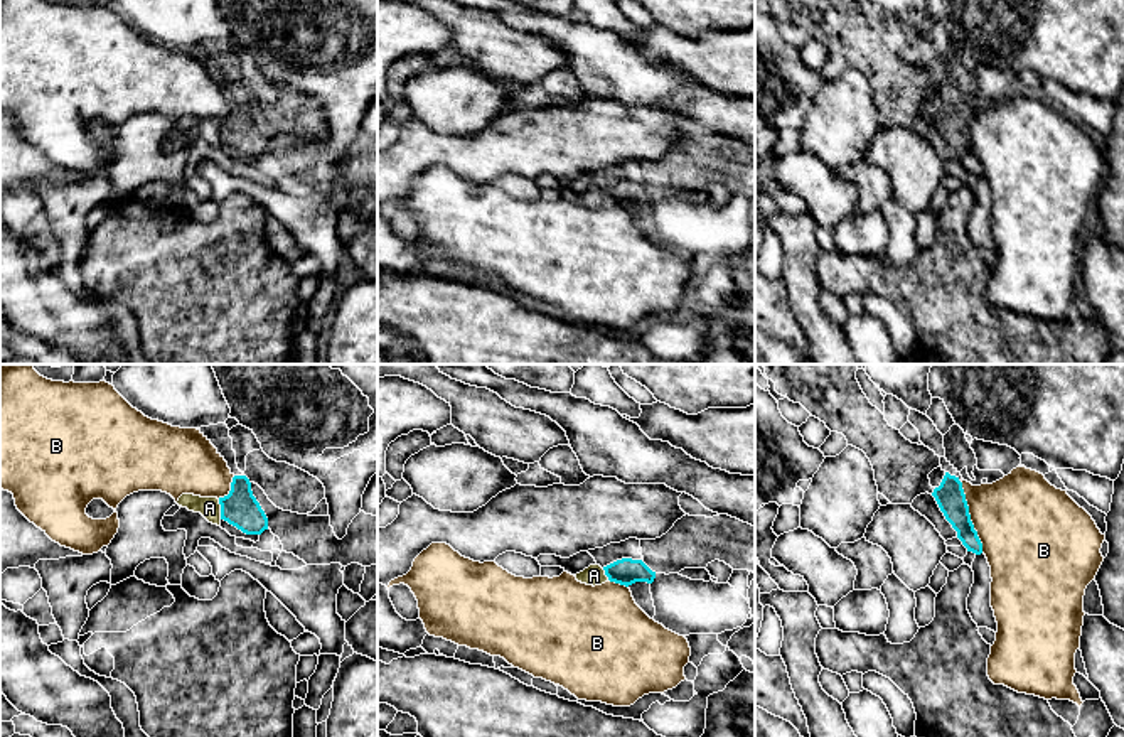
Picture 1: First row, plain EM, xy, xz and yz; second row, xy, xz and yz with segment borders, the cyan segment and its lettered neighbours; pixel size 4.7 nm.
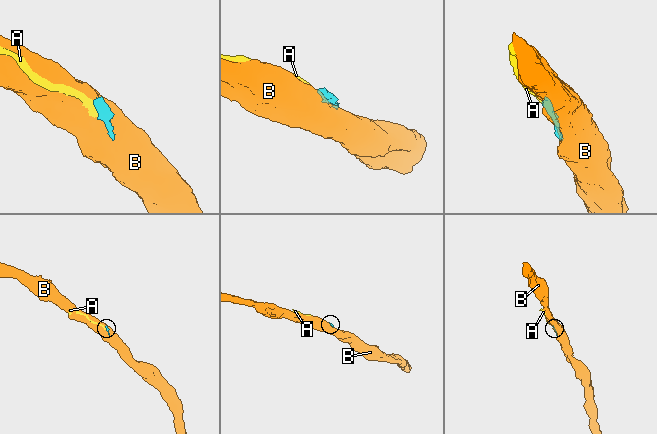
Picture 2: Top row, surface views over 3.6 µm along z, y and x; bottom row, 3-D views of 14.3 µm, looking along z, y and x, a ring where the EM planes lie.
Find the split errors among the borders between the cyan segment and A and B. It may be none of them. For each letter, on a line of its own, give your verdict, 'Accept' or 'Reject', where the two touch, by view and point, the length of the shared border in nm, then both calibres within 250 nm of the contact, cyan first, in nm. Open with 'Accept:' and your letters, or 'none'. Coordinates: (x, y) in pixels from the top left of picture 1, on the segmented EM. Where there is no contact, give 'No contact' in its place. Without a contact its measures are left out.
Accept: A
A: Accept. Touches cyan at xy (221, 510). Shared border 100 nm. Thickness 180 nm (cyan) against 100 nm
B: Reject. Touches cyan at yz (969, 516). Shared border 360 nm. Thickness 140 nm (cyan) against 440 nm

